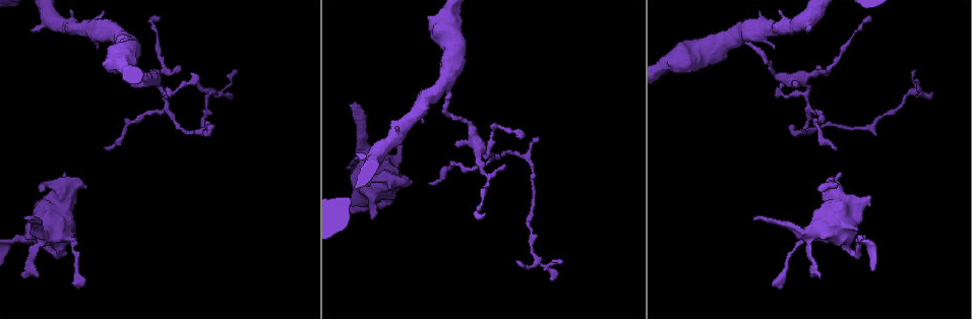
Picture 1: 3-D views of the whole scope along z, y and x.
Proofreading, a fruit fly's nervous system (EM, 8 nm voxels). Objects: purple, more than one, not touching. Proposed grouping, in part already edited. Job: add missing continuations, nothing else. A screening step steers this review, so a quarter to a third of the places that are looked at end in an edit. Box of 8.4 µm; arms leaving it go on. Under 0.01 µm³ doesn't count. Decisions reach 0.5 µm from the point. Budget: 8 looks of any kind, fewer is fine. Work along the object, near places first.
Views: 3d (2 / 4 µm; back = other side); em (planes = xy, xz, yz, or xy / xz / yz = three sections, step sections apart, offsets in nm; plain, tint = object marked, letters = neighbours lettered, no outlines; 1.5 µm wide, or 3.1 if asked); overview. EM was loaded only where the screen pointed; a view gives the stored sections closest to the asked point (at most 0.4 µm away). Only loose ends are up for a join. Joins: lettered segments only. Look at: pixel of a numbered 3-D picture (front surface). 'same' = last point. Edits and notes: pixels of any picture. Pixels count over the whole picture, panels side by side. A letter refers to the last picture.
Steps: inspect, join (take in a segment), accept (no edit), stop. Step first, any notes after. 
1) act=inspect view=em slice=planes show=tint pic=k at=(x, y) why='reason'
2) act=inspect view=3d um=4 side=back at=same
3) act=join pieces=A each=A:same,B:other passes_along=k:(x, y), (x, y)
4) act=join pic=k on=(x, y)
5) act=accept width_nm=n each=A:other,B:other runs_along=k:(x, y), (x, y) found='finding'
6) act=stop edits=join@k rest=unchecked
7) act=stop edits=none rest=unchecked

act=inspect view=em slice=yz step=4 show=letters pic=1 at=(517, 263) why='free end'

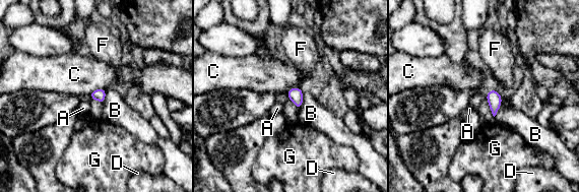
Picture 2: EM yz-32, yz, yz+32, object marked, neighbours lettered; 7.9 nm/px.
act=inspect view=em slice=planes show=letters at=same

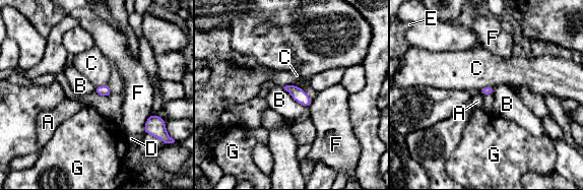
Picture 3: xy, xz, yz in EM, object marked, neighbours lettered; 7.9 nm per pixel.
act=accept each=A:other,B:other,C:other,D:other,E:other,F:other,G:other border=3:(282, 87), (304, 107) found='no lettered segment goes on from it'

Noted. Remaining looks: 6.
act=inspect view=3d um=4 pic=1 at=(85, 186) why='free end'

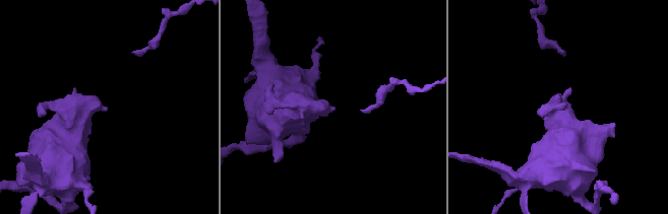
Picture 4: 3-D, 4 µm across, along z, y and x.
act=inspect view=em slice=planes show=letters pic=4 at=(334, 109) why='shape alone is not enough'

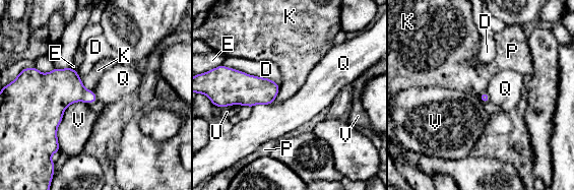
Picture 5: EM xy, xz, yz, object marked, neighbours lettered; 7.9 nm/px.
act=accept each=D:other,E:other,K:other,P:other,Q:other,U:other,V:other border=5:(271, 104), (256, 104), (252, 107) found='none of them fits'

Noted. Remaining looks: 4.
act=inspect view=em slice=planes show=letters pic=1 at=(50, 253) why='branch stops here'

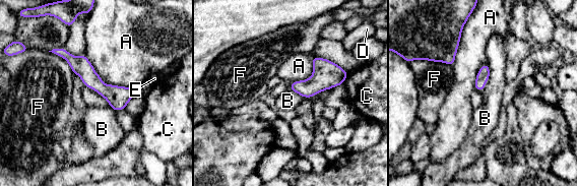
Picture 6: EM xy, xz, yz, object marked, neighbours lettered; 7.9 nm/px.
act=accept longest_contact=A:500nm each=A:other,B:other,C:other,D:other,E:other,F:other runs_along=6:(56, 51), (105, 90), (140, 92) found='no lettered segment goes on from it'

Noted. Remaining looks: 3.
act=stop edits=none rest=unchecked

